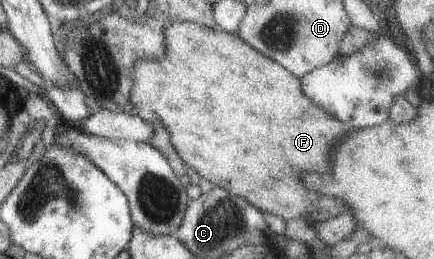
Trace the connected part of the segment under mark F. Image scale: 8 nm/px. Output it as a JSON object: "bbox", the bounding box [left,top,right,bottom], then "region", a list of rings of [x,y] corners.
{"bbox":[129,21,353,224],"region":[[[175,21],[175,23],[165,25],[165,29],[163,29],[163,45],[165,45],[165,51],[163,51],[161,57],[137,61],[133,65],[133,69],[131,69],[133,85],[129,89],[129,103],[131,103],[134,109],[143,107],[143,109],[149,109],[157,116],[161,125],[167,130],[169,143],[173,147],[175,155],[177,155],[184,167],[193,169],[201,179],[209,181],[211,187],[217,186],[225,189],[231,195],[242,197],[249,205],[253,205],[255,209],[279,216],[285,221],[299,218],[307,221],[307,223],[315,224],[319,223],[319,221],[325,221],[329,217],[335,217],[335,215],[339,214],[339,211],[343,211],[347,207],[341,199],[333,199],[333,197],[323,197],[323,195],[311,193],[311,191],[307,191],[307,188],[301,185],[301,175],[305,175],[305,173],[323,173],[323,171],[329,169],[329,155],[333,151],[333,145],[337,145],[345,135],[349,135],[353,128],[346,123],[337,121],[335,117],[327,115],[319,105],[309,101],[301,93],[301,85],[299,85],[299,79],[295,75],[287,73],[283,67],[279,67],[278,63],[265,57],[265,55],[261,55],[261,53],[257,53],[255,49],[251,49],[247,43],[243,43],[239,37],[235,37],[232,33],[223,32],[216,28],[207,29],[207,27],[201,27],[197,23]]]}

